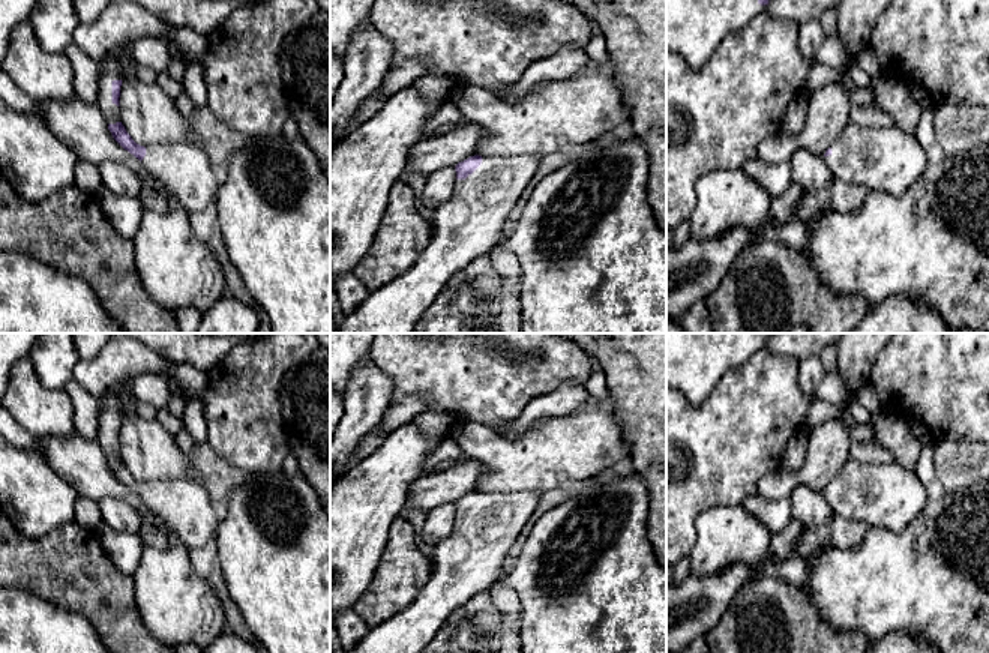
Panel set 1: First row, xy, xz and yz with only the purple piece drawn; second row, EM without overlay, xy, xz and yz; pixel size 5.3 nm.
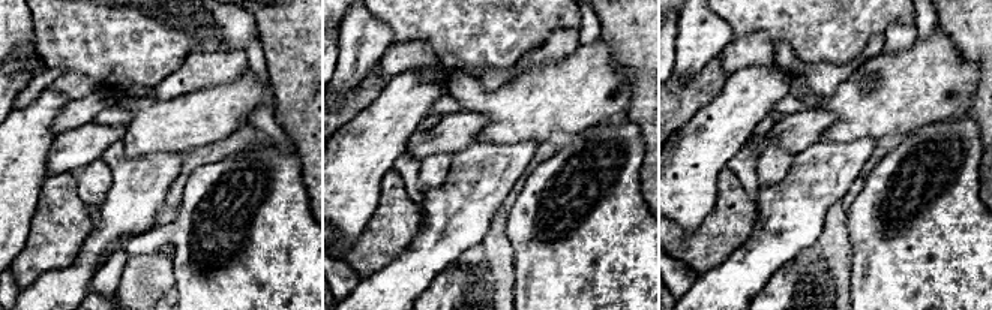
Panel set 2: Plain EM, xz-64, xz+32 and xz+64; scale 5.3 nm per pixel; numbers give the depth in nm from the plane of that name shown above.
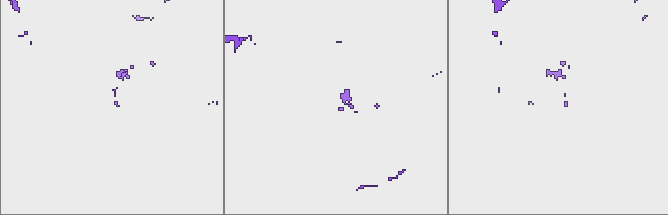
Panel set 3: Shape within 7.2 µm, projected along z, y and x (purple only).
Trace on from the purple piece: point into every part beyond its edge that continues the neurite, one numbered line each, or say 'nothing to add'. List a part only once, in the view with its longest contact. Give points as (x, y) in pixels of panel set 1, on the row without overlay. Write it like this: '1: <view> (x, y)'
1: xy (111, 403)
2: xz (470, 560)

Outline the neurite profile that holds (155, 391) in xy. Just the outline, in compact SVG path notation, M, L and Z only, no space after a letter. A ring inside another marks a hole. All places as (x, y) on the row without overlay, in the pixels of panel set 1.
M143 372L131 377L131 389L137 399L141 399L156 410L167 408L171 401L168 381L158 374Z

